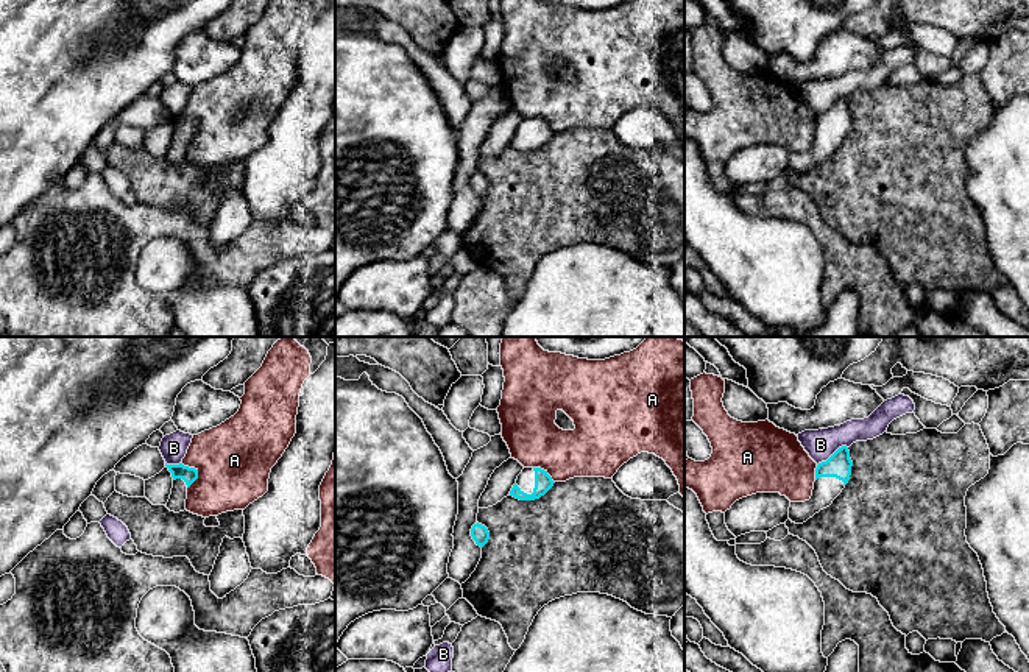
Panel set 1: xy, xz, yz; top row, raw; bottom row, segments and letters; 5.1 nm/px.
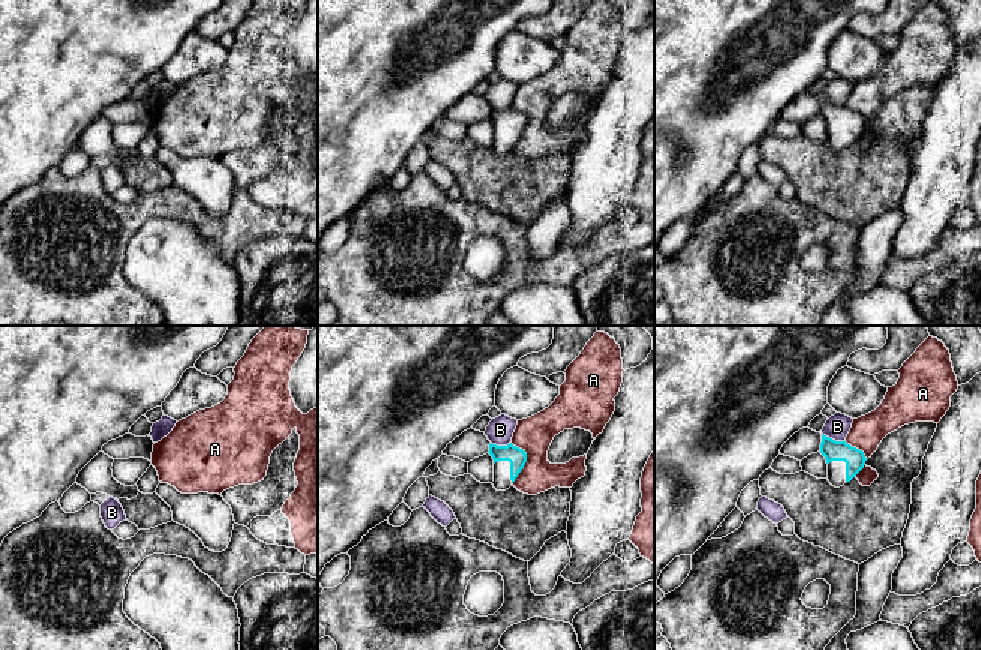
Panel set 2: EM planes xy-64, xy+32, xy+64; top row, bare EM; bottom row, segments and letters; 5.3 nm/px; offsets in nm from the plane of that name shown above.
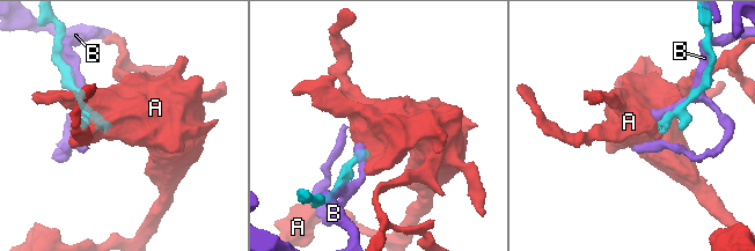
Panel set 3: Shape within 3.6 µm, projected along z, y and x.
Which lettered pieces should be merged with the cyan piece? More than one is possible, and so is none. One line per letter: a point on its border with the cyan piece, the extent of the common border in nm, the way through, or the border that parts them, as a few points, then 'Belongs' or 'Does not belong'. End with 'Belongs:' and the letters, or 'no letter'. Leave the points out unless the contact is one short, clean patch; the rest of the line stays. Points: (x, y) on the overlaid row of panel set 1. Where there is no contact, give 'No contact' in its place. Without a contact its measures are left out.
A: Touches cyan at xy (197, 473). Shared border 150 nm. Does not belong
B: Touches cyan at yz (833, 454). Shared border 190 nm. Does not belong
Belongs: no letter

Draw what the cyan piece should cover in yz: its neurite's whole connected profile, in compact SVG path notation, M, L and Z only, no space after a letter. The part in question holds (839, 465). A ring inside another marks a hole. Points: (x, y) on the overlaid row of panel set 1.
M847 446L839 447L826 462L819 463L811 499L790 502L789 519L795 524L803 524L820 510L829 507L848 483L851 466L853 462Z

